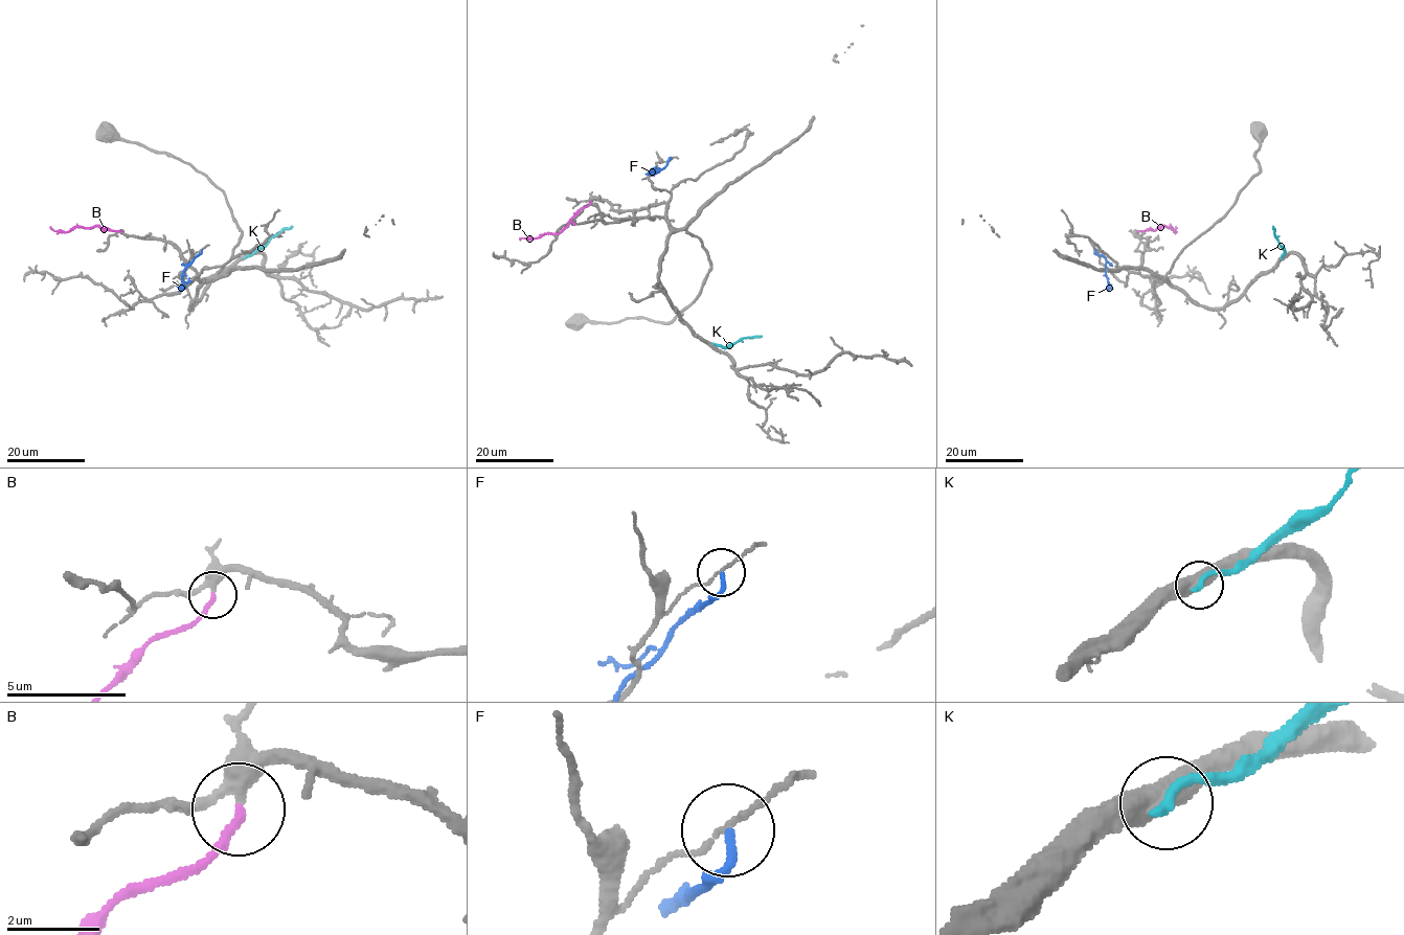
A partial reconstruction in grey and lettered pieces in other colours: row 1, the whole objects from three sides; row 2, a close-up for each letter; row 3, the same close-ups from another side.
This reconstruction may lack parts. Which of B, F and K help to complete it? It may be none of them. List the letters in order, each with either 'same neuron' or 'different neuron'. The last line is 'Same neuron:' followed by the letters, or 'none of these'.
B: same neuron
F: different neuron
K: different neuron
Same neuron: B

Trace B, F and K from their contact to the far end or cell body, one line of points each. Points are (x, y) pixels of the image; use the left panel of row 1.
B: (121, 230), (103, 230), (98, 226), (59, 231), (50, 227)
F: (202, 249), (183, 273), (183, 287), (179, 290)
K: (245, 258), (293, 226)

